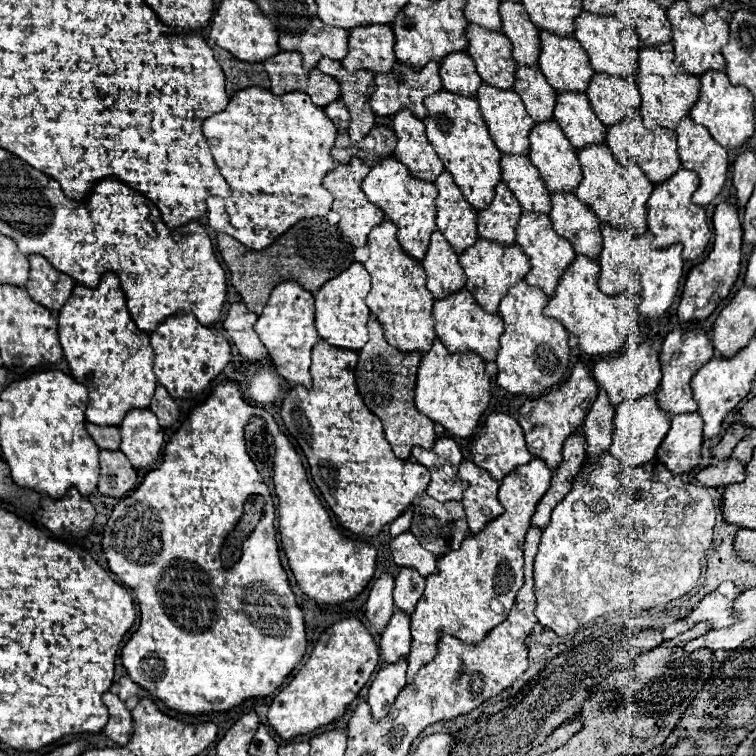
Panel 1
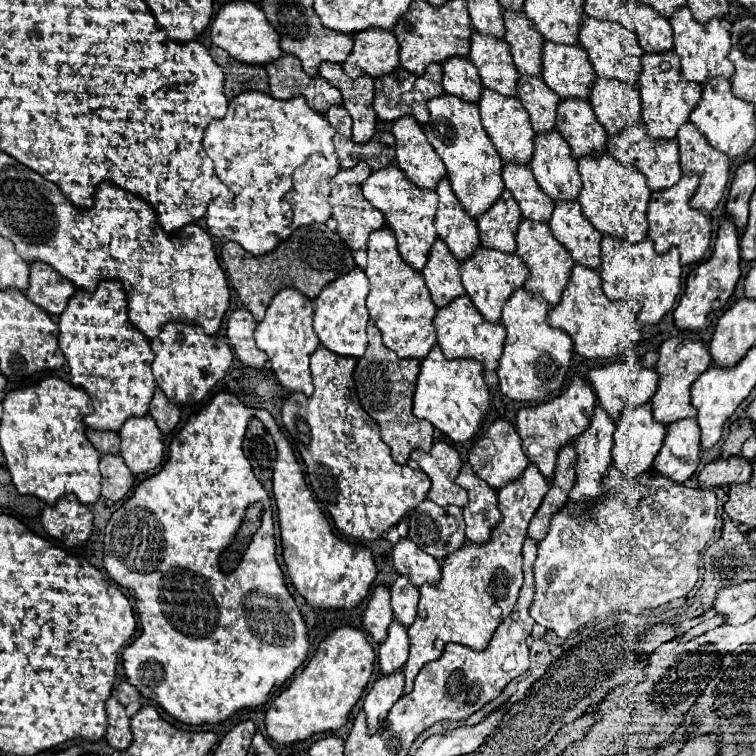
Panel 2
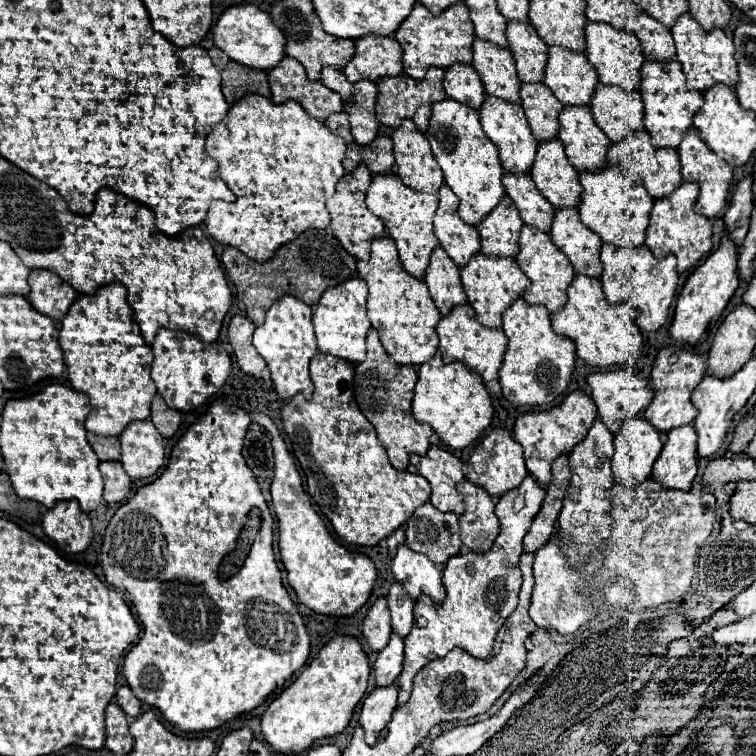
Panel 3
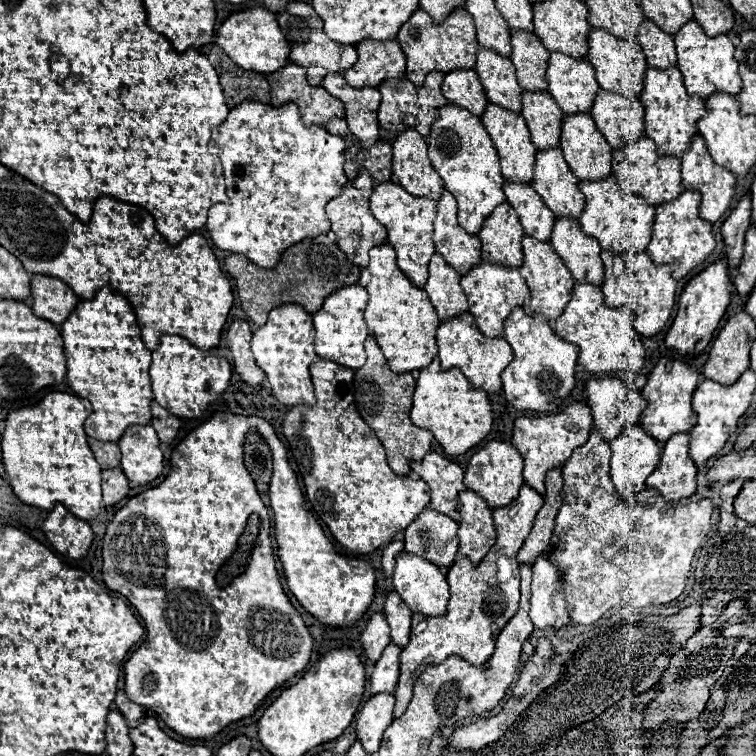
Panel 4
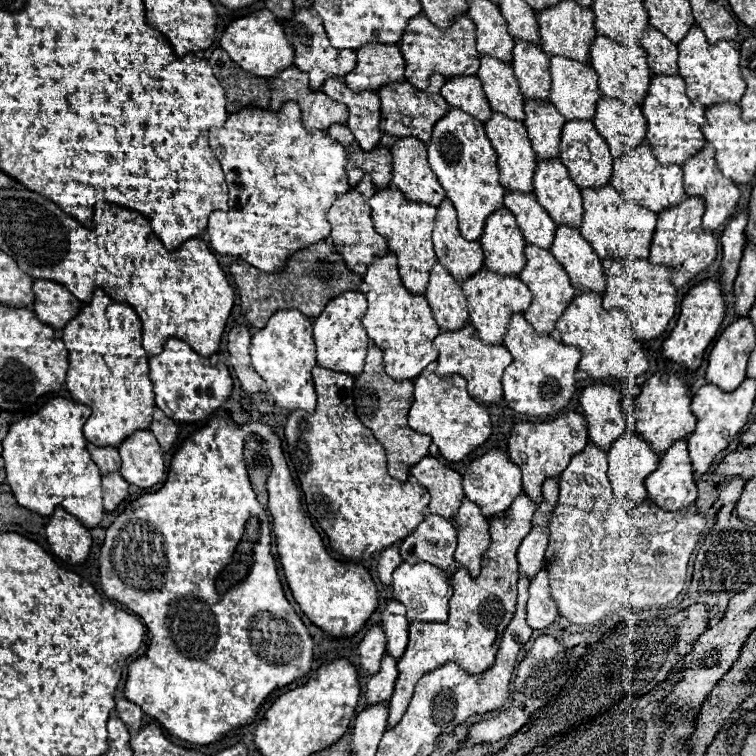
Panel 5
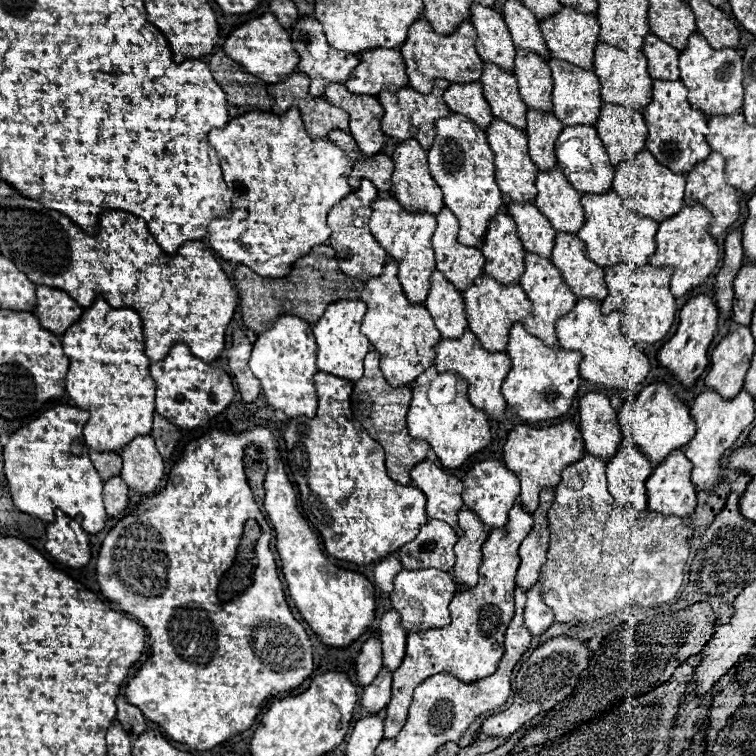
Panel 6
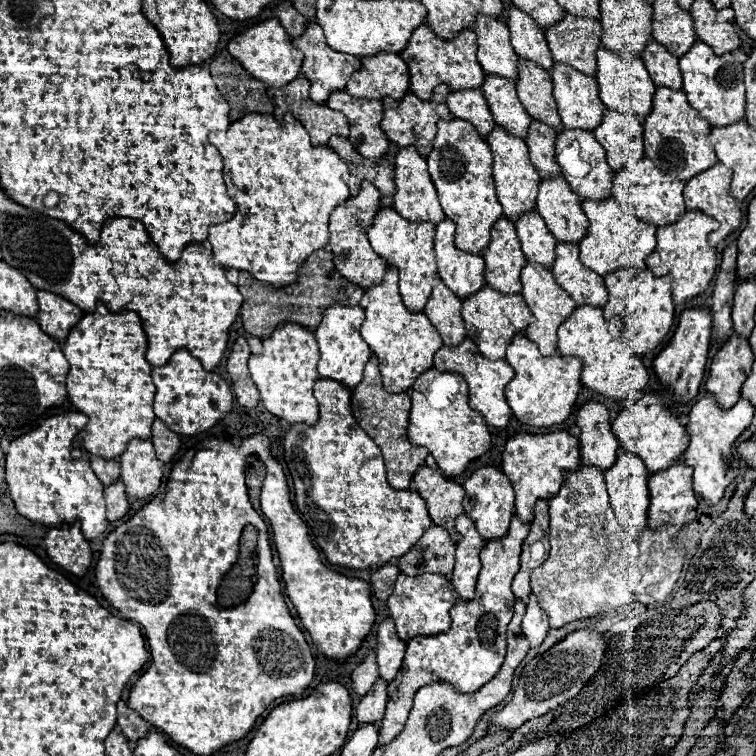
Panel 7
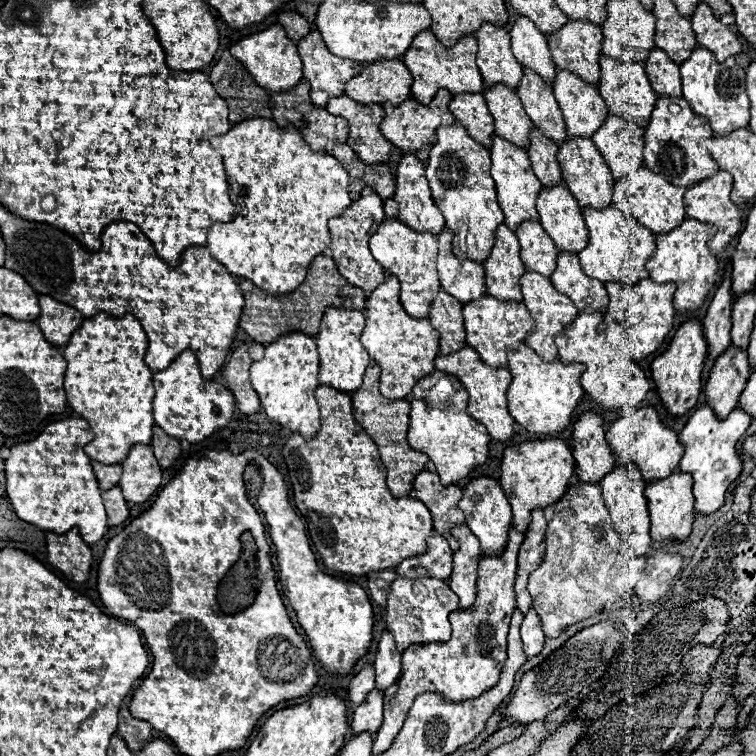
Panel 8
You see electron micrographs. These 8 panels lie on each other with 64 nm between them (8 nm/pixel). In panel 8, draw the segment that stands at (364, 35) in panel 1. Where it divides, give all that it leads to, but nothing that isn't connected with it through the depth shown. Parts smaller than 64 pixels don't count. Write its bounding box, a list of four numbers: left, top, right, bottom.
[346,60,412,104]

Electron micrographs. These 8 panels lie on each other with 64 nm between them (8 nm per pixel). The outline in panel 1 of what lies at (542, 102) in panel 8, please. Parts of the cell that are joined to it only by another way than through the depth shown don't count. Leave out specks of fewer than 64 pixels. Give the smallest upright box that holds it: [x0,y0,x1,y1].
[500,2,540,66]

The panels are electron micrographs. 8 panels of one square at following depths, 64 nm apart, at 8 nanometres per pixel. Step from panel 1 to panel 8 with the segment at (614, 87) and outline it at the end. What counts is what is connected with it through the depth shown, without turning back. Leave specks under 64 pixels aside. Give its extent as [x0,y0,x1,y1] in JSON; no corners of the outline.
[592,116,644,180]

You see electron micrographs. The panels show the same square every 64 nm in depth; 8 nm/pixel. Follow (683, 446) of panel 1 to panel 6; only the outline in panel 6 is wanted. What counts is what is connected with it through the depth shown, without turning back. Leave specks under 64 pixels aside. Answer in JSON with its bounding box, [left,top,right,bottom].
[648,450,696,516]

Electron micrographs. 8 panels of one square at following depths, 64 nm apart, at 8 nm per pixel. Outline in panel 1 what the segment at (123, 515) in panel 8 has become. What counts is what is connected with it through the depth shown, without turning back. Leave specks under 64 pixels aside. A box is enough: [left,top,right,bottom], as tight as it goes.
[98,450,138,498]

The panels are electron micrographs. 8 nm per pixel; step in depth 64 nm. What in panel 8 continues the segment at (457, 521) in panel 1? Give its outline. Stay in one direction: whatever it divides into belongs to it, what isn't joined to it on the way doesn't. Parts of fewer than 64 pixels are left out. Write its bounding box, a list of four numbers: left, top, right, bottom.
[396,536,452,580]

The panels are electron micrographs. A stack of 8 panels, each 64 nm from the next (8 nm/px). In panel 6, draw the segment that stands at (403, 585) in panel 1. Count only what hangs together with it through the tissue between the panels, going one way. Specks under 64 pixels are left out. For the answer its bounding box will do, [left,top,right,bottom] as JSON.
[380,610,406,672]

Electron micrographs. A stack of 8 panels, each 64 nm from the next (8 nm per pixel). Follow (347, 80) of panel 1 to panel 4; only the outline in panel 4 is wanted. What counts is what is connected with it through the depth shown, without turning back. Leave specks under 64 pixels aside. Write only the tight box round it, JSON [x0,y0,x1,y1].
[322,74,380,146]

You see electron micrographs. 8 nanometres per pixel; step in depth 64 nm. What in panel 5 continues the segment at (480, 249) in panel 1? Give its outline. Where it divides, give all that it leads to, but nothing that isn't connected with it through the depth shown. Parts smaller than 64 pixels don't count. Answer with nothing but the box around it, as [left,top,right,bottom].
[462,268,532,344]

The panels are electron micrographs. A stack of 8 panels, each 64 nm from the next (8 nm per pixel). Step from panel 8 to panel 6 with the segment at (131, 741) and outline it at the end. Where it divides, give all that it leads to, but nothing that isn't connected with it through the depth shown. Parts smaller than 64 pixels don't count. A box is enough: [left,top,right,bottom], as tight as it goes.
[116,696,146,736]

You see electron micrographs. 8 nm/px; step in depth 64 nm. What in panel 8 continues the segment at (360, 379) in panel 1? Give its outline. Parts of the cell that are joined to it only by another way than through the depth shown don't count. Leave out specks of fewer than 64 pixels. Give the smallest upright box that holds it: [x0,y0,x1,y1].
[352,366,428,498]

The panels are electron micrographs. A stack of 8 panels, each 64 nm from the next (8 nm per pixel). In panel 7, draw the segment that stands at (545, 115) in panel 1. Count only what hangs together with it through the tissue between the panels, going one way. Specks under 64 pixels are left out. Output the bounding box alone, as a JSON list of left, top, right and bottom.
[526,120,560,180]

